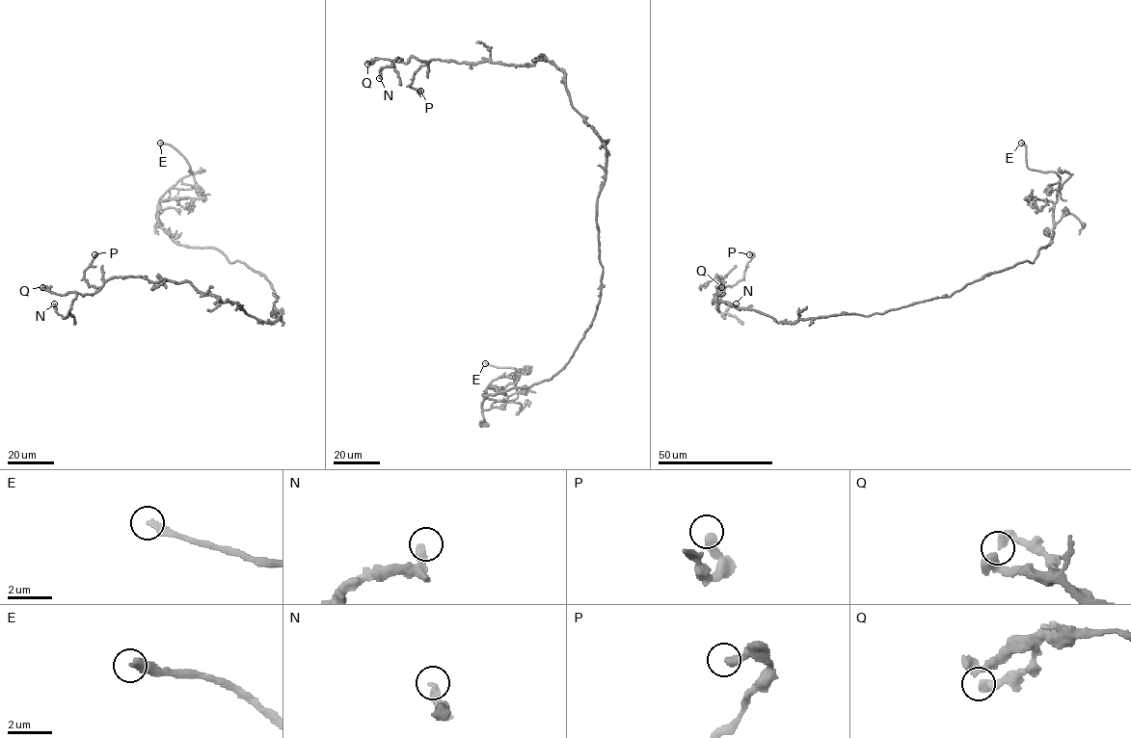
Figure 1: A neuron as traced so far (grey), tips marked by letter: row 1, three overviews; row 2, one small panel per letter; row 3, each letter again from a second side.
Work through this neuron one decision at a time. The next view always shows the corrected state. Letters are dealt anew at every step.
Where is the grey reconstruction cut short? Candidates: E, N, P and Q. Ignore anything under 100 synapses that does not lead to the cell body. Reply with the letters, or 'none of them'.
E

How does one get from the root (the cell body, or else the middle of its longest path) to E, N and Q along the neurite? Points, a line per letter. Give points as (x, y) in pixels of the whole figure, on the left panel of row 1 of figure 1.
E: (271, 313), (277, 299), (263, 275), (214, 248), (178, 245), (160, 225), (160, 198), (192, 172), (160, 143)
N: (271, 313), (281, 318), (260, 322), (188, 282), (140, 276), (76, 293), (66, 317), (54, 303)
Q: (271, 313), (281, 318), (260, 322), (188, 282), (140, 276), (111, 277), (84, 295), (42, 287)

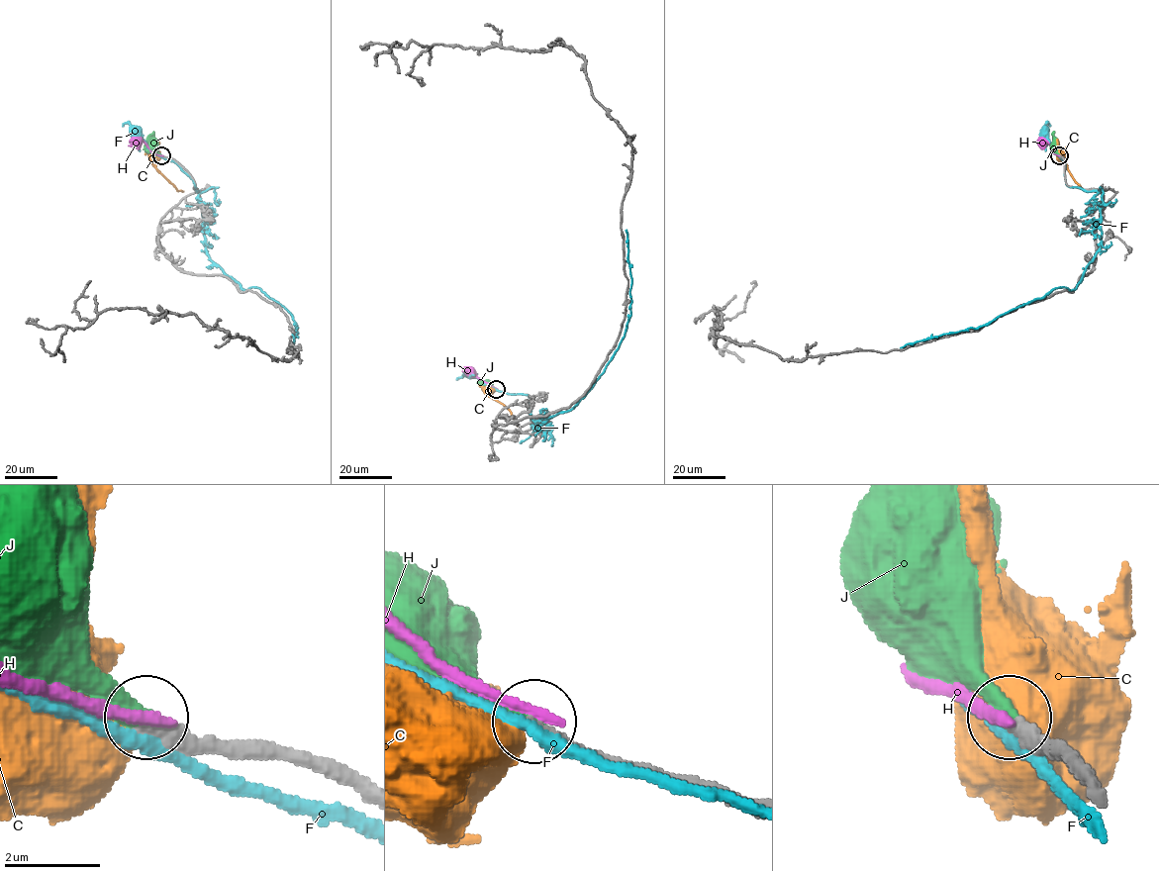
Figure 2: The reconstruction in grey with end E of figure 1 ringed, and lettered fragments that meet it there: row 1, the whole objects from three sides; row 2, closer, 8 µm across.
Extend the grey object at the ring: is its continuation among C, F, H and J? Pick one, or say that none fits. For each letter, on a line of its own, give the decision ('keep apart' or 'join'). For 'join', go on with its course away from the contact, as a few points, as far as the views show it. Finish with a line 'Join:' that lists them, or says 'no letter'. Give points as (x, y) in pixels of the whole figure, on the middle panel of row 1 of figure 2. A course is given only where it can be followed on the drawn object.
C: keep apart
F: keep apart
H: keep apart
J: join
Join: J

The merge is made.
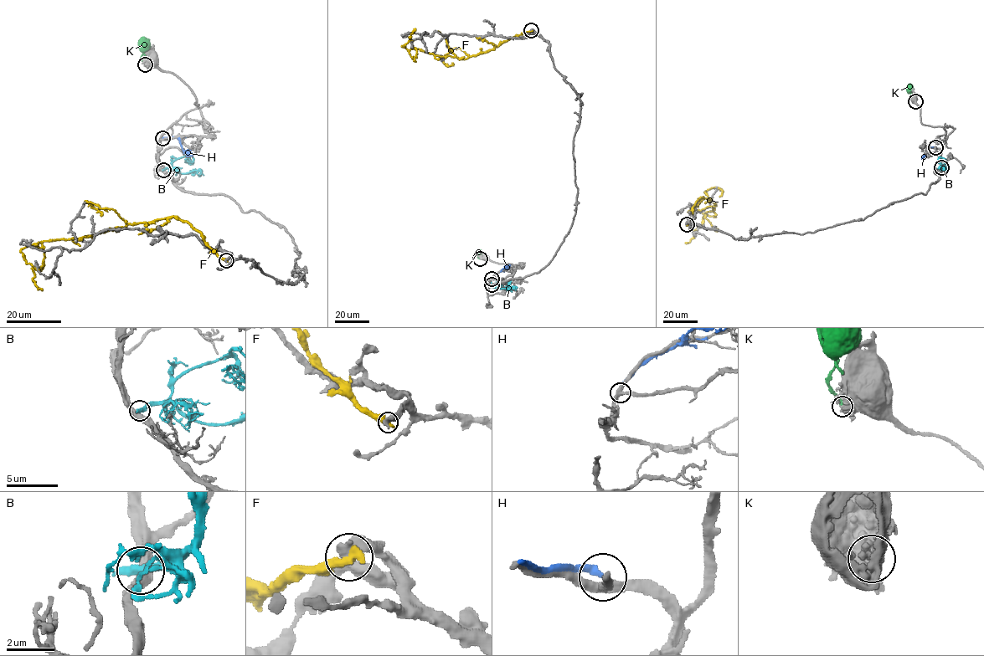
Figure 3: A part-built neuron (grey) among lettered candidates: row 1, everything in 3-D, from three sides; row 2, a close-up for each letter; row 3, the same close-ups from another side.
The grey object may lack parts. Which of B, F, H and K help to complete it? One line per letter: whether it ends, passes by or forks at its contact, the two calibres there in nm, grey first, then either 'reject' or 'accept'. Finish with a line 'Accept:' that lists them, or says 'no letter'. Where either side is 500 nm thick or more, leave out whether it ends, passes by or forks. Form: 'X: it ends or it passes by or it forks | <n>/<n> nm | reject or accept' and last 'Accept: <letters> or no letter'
B: 440/500 nm | reject
F: 550/500 nm | reject
H: it ends | 320/240 nm | reject
K: 900/280 nm | reject
Accept: no letter

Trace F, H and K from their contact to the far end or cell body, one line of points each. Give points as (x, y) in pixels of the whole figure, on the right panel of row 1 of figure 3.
F: (687, 224), (694, 203), (701, 197), (715, 203), (712, 211), (705, 213), (694, 236), (685, 243)
H: (935, 147), (929, 146), (922, 158)
K: (915, 101), (908, 89), (909, 84)

